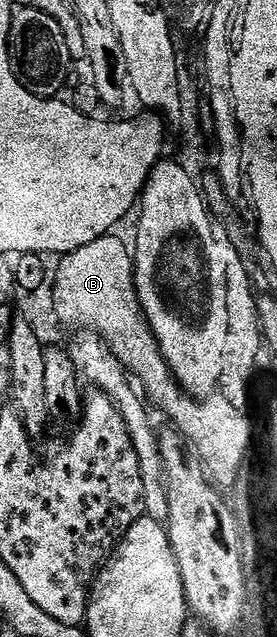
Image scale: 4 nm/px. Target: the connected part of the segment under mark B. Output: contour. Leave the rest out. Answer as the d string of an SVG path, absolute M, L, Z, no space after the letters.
M115 235L102 236L60 259L62 262L51 284L59 321L64 327L83 326L100 335L127 372L132 377L138 376L137 384L146 403L156 404L176 424L172 425L203 461L210 479L219 486L232 486L239 479L238 472L248 463L251 420L226 394L212 394L206 398L191 396L175 381L142 313L135 288L132 251L128 243L126 246Z

